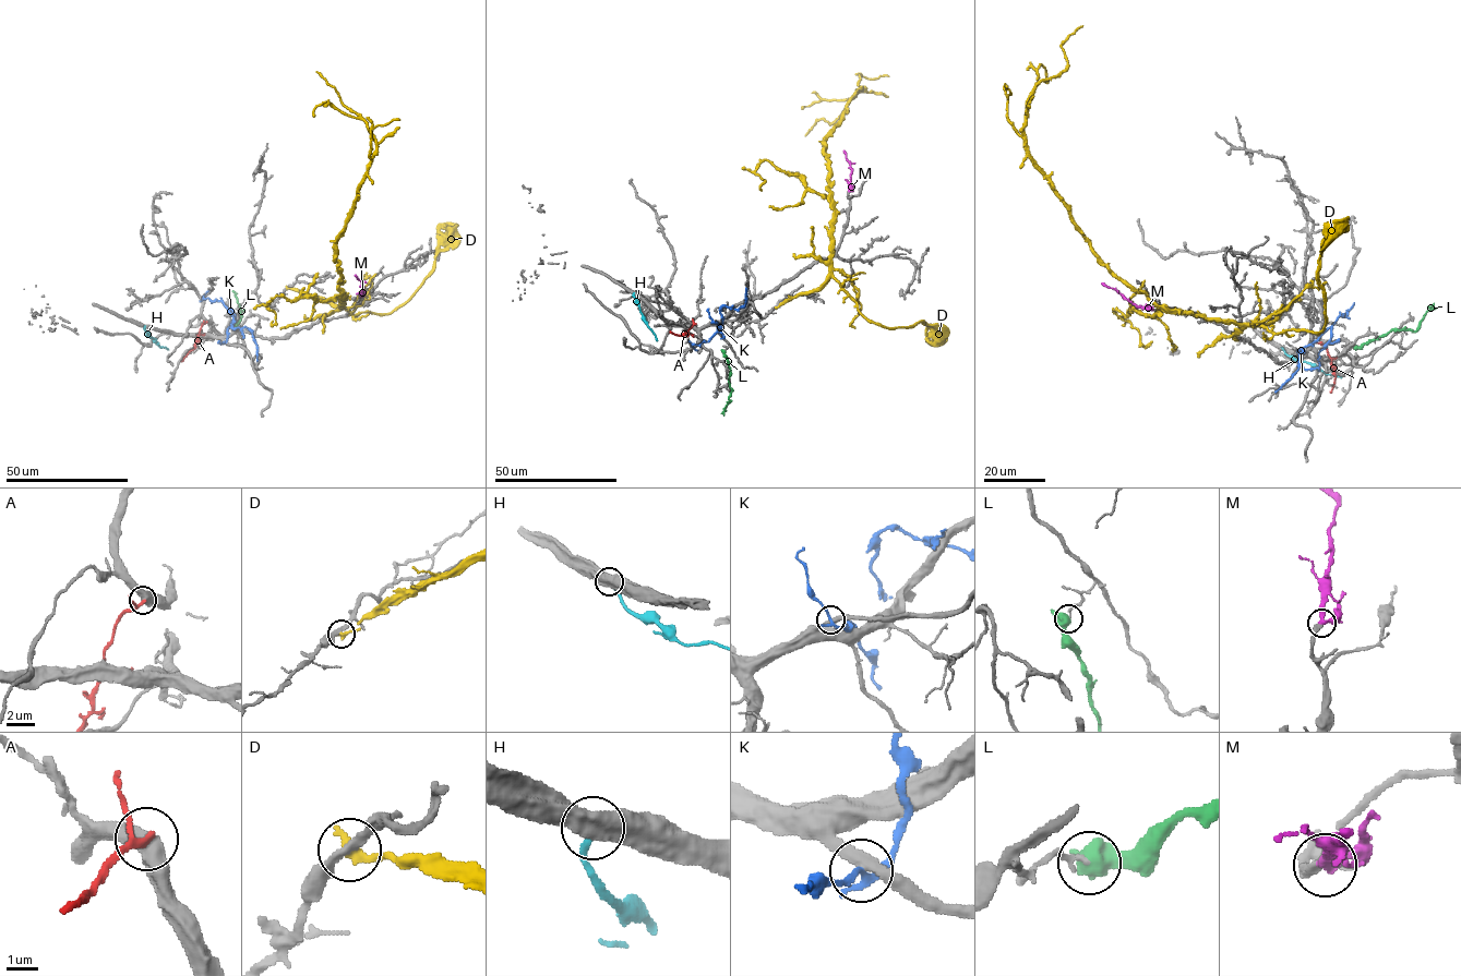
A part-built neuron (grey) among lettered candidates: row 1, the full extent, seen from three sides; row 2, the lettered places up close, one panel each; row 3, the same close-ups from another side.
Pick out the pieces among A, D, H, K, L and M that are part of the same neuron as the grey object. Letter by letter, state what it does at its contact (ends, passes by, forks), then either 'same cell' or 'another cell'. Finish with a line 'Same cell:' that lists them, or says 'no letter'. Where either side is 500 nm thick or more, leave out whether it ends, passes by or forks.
A: another cell
D: it ends; another cell
H: another cell
K: it passes by; another cell
L: another cell
M: it passes by; same cell
Same cell: M

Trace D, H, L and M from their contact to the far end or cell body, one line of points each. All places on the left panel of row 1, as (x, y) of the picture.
D: (287, 288), (342, 306), (335, 241), (375, 151), (366, 121), (344, 105), (316, 71)
H: (145, 326), (151, 337), (168, 349)
L: (236, 326), (242, 312), (240, 313), (232, 291)
M: (360, 296), (361, 281), (355, 275)

